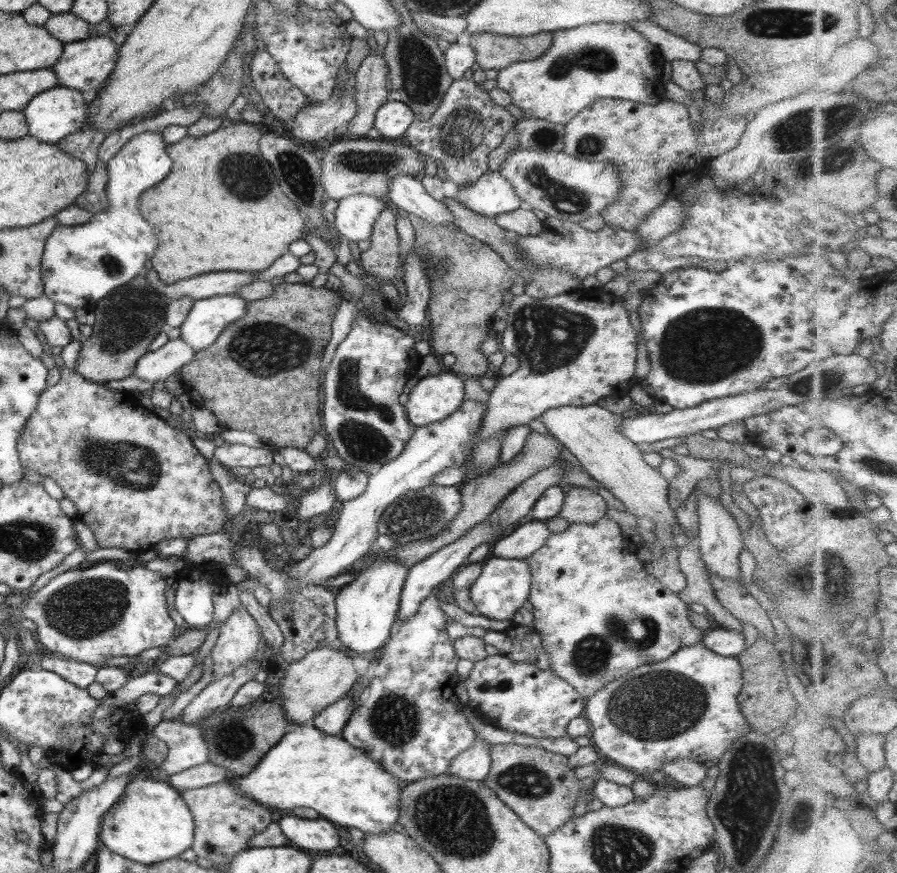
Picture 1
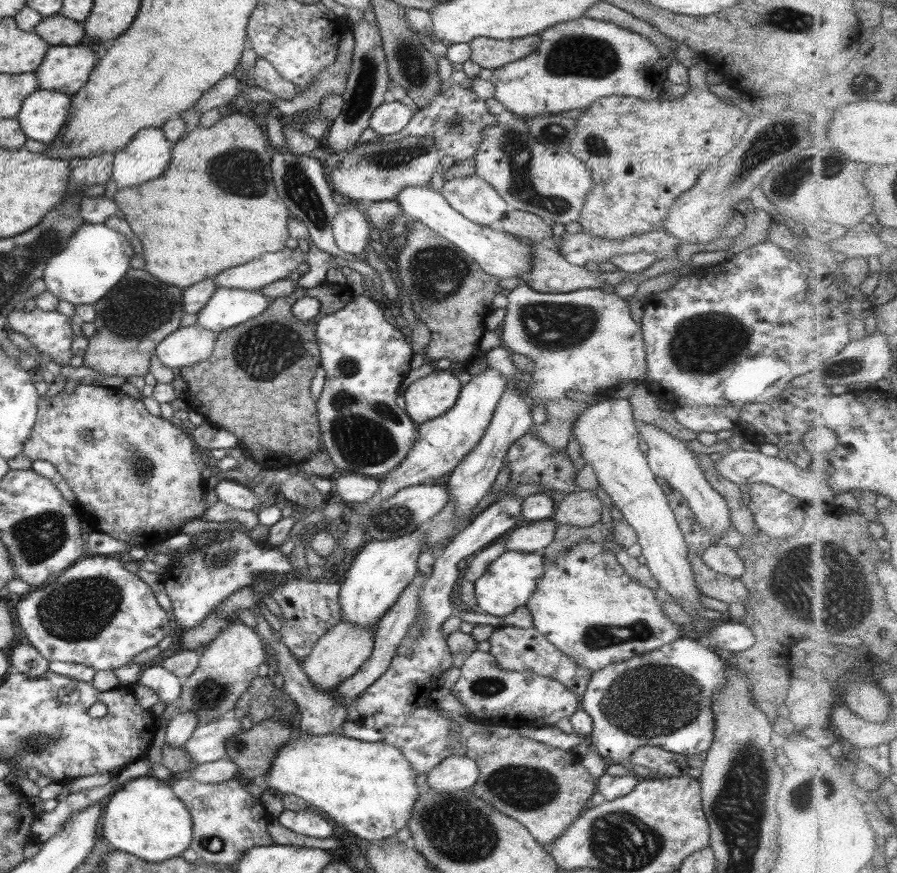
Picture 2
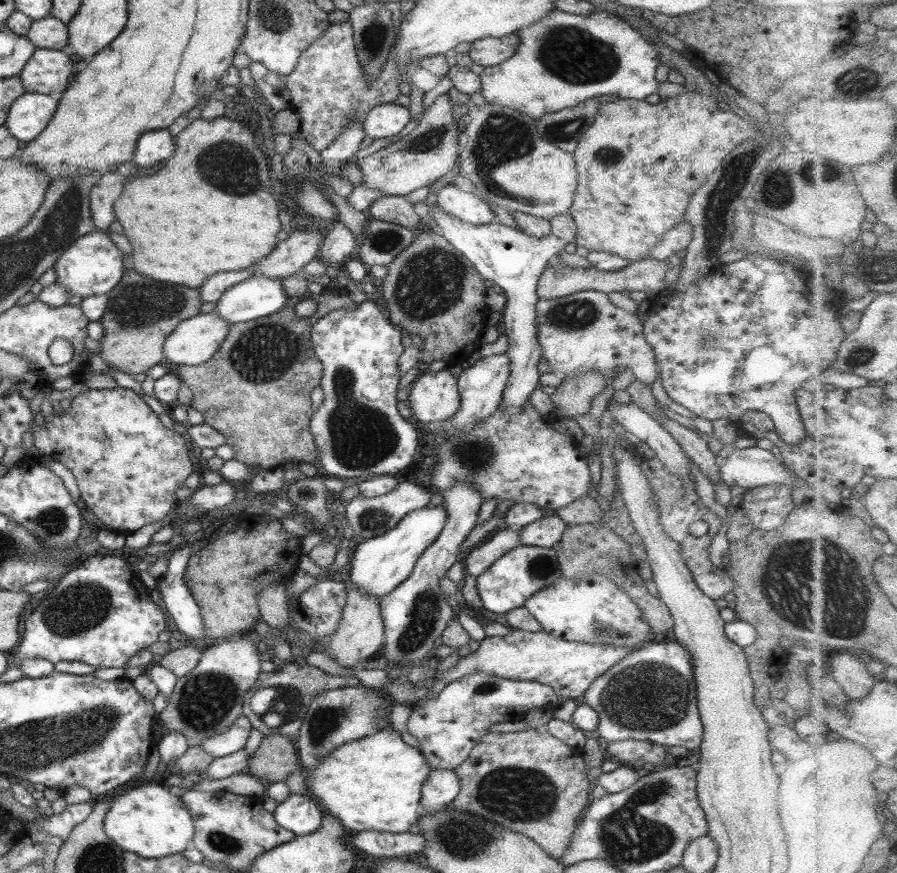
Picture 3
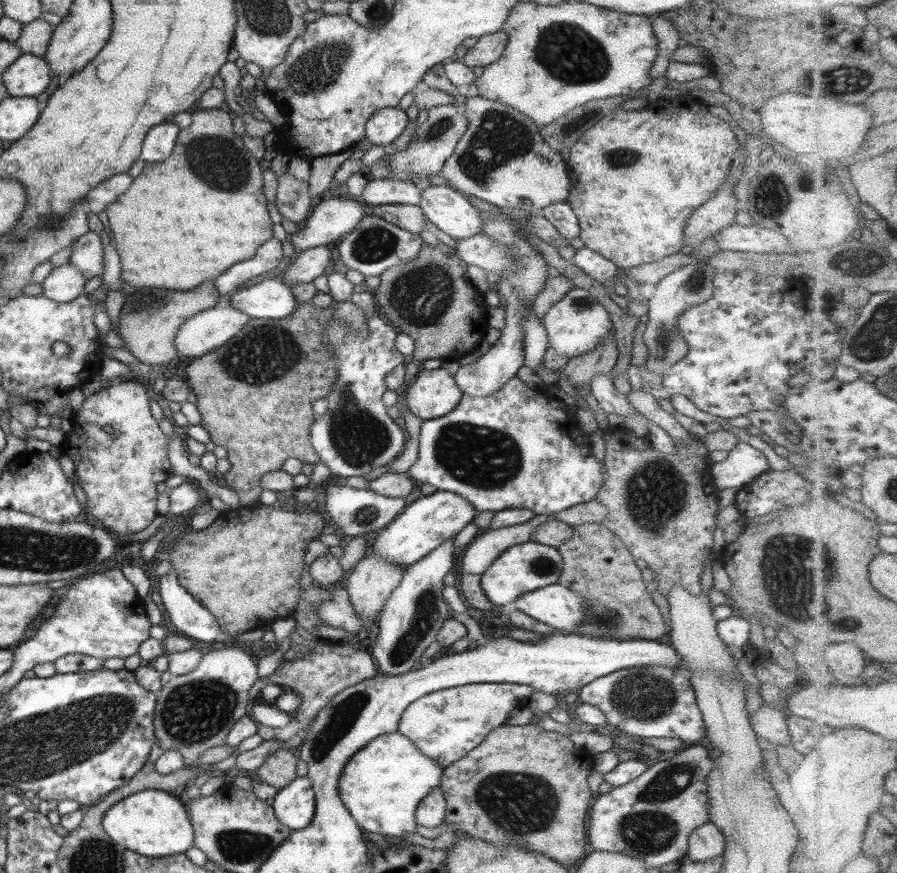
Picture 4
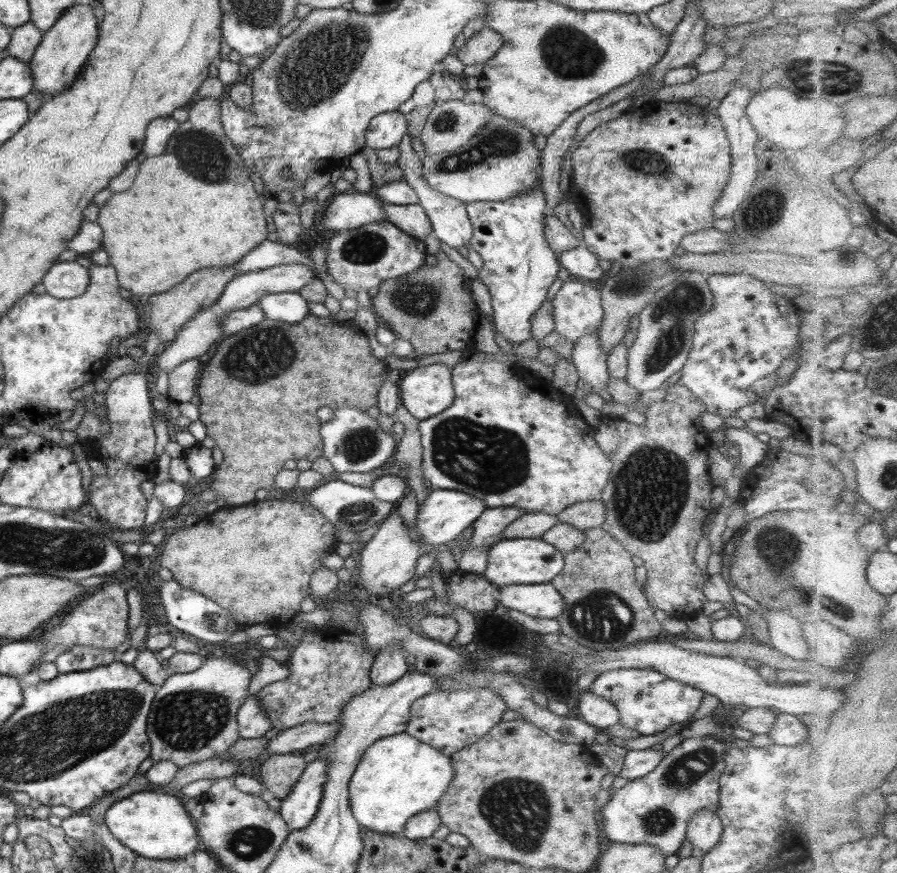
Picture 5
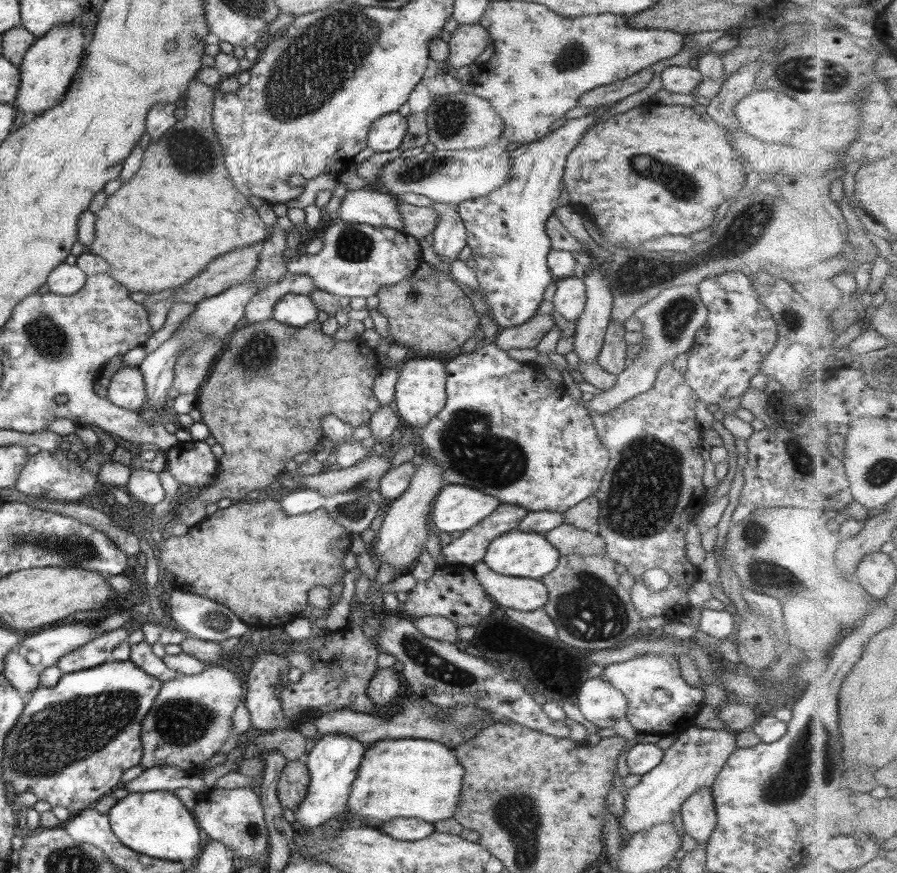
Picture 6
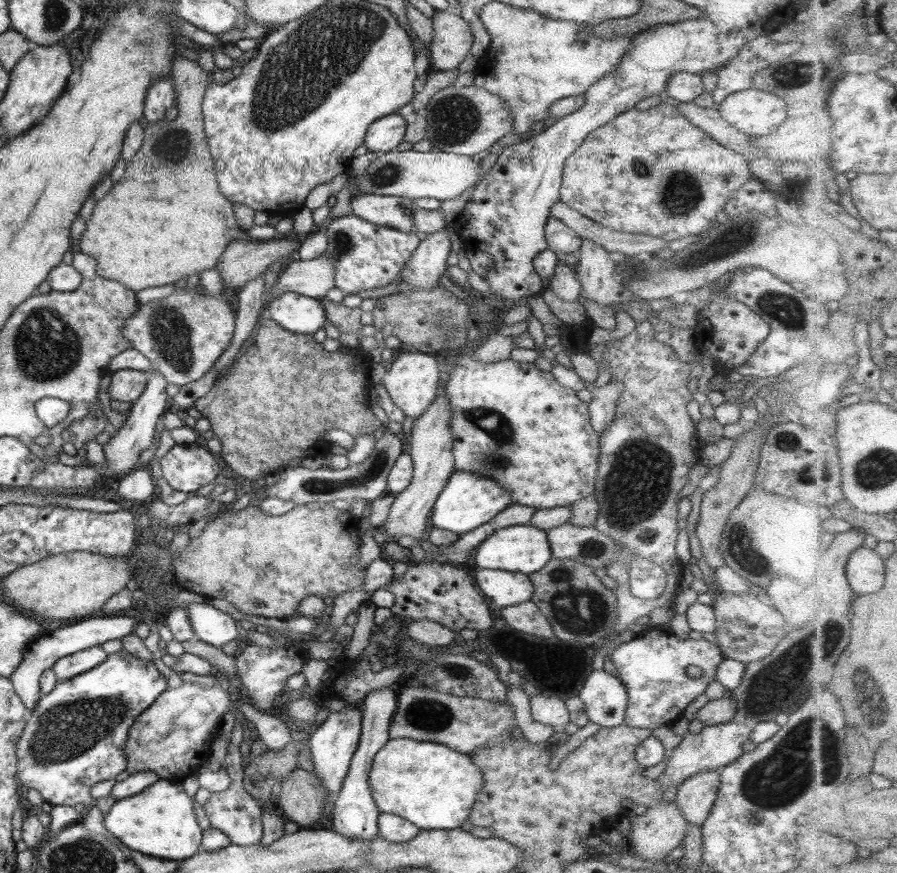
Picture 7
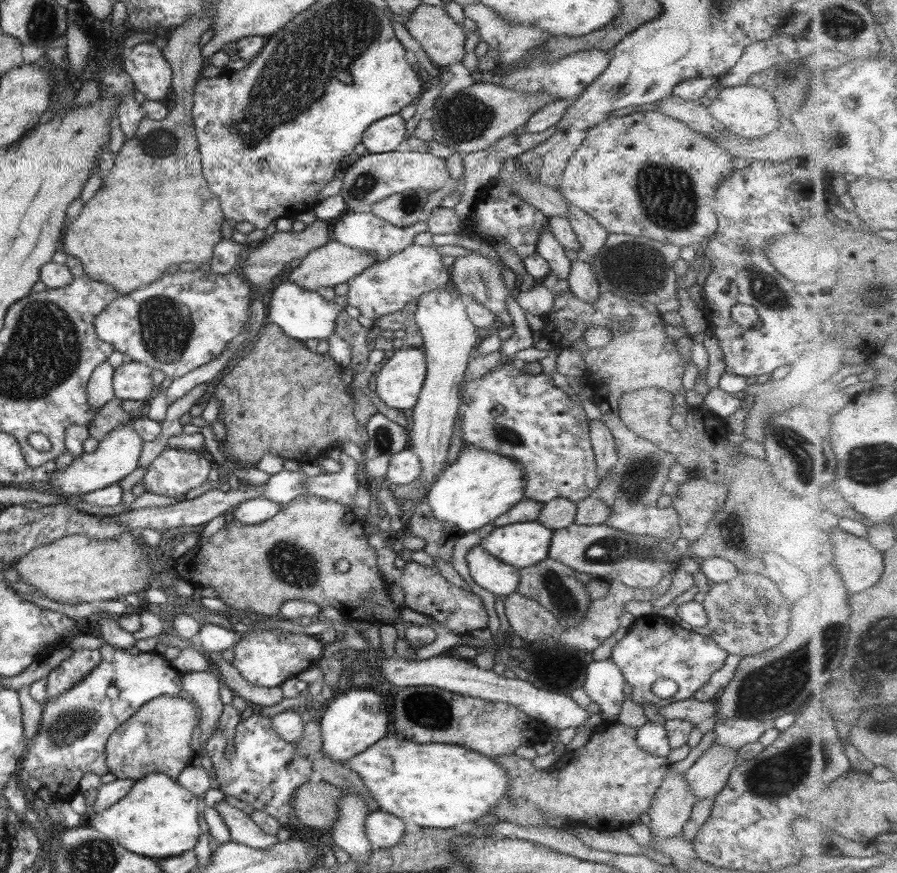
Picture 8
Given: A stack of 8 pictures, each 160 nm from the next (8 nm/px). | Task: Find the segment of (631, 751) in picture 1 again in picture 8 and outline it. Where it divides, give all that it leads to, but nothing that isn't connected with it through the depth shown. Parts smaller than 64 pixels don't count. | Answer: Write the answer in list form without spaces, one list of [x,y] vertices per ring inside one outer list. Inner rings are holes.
[[[652,612],[633,620],[627,627],[626,634],[612,647],[609,658],[617,665],[625,682],[631,686],[631,702],[640,708],[643,708],[645,703],[661,708],[691,698],[693,692],[723,666],[727,655],[711,637],[695,633],[691,628]],[[657,678],[673,680],[677,684],[677,692],[669,698],[657,698],[651,692],[651,684]]]

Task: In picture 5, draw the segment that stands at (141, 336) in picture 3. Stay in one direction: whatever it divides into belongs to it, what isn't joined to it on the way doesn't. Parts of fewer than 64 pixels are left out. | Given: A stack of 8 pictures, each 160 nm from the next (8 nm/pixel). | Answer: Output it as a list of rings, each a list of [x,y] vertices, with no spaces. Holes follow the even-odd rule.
[[[234,265],[213,267],[213,270],[211,268],[201,268],[201,270],[193,272],[193,274],[189,274],[187,280],[183,280],[181,284],[167,289],[165,292],[148,296],[151,307],[144,307],[147,311],[144,322],[149,322],[148,328],[160,340],[160,347],[167,345],[181,328],[181,325],[186,320],[189,320],[199,309],[209,308],[211,303],[217,300],[225,284],[236,275]]]

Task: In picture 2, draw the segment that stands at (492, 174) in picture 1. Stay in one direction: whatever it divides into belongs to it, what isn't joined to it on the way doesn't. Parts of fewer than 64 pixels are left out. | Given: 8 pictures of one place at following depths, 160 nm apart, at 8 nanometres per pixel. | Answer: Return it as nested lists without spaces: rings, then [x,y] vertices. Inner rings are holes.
[[[474,174],[445,180],[440,193],[449,207],[479,226],[496,226],[509,211],[491,185]]]

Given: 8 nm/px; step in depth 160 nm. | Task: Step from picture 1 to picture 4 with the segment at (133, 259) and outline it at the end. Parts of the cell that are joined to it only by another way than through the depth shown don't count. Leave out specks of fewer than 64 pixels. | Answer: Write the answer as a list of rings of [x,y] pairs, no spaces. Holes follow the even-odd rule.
[[[174,122],[153,125],[142,142],[139,159],[145,163],[164,161],[171,154],[178,129]],[[87,231],[71,243],[72,251],[67,263],[79,269],[86,281],[96,274],[102,274],[103,249],[98,234]]]

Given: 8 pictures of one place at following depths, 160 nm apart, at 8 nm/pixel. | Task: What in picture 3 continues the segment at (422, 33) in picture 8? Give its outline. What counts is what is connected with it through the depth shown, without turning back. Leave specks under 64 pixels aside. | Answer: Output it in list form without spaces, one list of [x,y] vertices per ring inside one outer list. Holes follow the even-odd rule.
[[[515,33],[499,38],[485,37],[474,40],[468,50],[473,65],[482,67],[496,66],[514,54],[519,38]]]

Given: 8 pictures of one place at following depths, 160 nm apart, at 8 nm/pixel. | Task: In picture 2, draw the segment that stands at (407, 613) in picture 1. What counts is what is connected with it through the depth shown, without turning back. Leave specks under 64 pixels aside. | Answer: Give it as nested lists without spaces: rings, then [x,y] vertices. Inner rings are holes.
[[[422,573],[416,574],[413,577],[413,580],[403,589],[399,598],[397,598],[397,600],[388,608],[387,612],[374,624],[375,634],[371,654],[367,657],[367,660],[365,660],[365,662],[361,664],[353,674],[351,674],[351,676],[342,680],[342,682],[336,686],[336,689],[332,691],[333,696],[339,700],[339,704],[348,706],[351,700],[354,700],[359,696],[364,688],[373,684],[379,676],[387,671],[389,663],[397,654],[397,646],[400,643],[400,640],[405,636],[408,624],[414,617],[414,608],[417,606],[420,582],[424,578],[425,577]]]

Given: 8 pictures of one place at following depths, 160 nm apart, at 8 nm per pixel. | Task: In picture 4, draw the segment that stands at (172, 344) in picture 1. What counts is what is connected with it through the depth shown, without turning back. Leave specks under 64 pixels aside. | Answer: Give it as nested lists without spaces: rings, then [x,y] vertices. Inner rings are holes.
[[[231,305],[211,307],[188,318],[175,335],[177,356],[199,358],[225,344],[250,319],[244,312]]]

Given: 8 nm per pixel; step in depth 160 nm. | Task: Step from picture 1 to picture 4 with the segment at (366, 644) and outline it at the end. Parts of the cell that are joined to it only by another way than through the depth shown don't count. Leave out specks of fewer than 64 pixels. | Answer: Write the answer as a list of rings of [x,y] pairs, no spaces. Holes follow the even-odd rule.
[[[434,490],[429,496],[412,496],[409,504],[403,508],[387,526],[377,531],[377,536],[371,550],[373,556],[379,556],[381,560],[401,566],[404,569],[411,564],[423,559],[435,548],[441,547],[446,540],[465,528],[474,518],[475,509],[463,498],[459,498],[451,492]]]

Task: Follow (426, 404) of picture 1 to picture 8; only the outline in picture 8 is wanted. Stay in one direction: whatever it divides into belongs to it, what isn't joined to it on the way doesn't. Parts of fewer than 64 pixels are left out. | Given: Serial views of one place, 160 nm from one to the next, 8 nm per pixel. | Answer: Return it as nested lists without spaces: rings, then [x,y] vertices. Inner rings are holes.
[[[406,344],[394,349],[392,356],[378,366],[375,390],[386,407],[408,413],[413,409],[425,374],[421,349]]]

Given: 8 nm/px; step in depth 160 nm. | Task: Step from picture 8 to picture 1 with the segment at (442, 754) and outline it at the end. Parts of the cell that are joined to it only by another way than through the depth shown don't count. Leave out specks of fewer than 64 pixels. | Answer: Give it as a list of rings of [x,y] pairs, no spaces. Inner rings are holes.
[[[313,724],[291,726],[251,772],[229,779],[244,799],[252,800],[269,811],[283,815],[288,814],[290,808],[312,808],[319,818],[328,820],[338,828],[357,828],[363,833],[371,834],[392,830],[393,824],[398,820],[398,802],[403,785],[382,764],[363,752],[363,749],[347,744],[340,735],[321,732]]]

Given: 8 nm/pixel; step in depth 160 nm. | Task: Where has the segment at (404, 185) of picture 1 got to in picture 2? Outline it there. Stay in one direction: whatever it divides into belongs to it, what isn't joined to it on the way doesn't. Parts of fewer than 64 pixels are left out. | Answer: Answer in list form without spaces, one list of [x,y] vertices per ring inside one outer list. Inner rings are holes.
[[[408,186],[399,192],[395,200],[406,218],[424,224],[437,235],[454,244],[475,264],[478,264],[485,274],[499,279],[517,278],[520,284],[523,282],[520,280],[520,276],[530,271],[532,252],[525,243],[522,243],[513,235],[499,230],[497,225],[484,227],[466,220],[461,214],[449,207],[441,193],[433,191],[432,188]]]

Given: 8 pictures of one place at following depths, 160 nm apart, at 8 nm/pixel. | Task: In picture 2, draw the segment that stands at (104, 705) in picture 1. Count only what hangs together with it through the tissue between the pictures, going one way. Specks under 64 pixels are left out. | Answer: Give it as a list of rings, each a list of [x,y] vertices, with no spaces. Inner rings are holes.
[[[152,665],[140,671],[137,683],[153,690],[158,697],[158,701],[165,705],[157,721],[158,732],[161,723],[168,722],[177,713],[177,701],[180,696],[182,681],[182,678],[175,676],[161,666]]]

